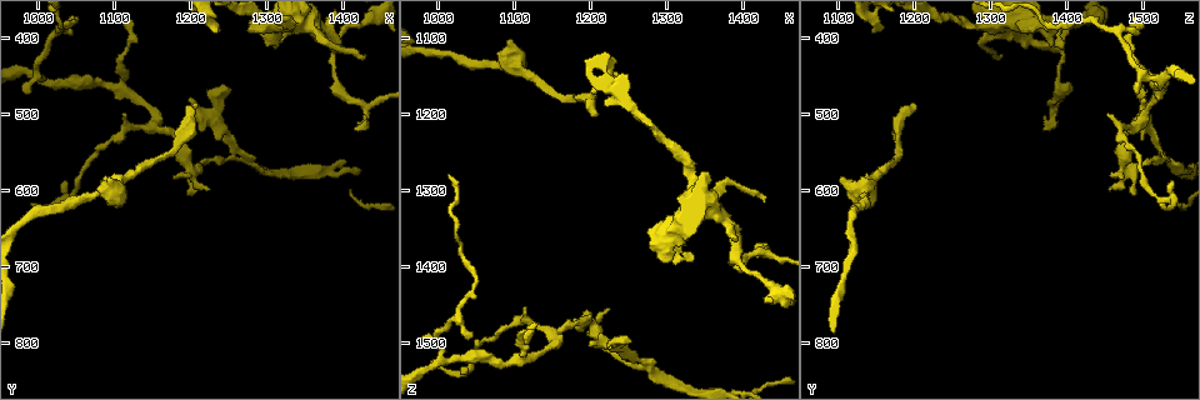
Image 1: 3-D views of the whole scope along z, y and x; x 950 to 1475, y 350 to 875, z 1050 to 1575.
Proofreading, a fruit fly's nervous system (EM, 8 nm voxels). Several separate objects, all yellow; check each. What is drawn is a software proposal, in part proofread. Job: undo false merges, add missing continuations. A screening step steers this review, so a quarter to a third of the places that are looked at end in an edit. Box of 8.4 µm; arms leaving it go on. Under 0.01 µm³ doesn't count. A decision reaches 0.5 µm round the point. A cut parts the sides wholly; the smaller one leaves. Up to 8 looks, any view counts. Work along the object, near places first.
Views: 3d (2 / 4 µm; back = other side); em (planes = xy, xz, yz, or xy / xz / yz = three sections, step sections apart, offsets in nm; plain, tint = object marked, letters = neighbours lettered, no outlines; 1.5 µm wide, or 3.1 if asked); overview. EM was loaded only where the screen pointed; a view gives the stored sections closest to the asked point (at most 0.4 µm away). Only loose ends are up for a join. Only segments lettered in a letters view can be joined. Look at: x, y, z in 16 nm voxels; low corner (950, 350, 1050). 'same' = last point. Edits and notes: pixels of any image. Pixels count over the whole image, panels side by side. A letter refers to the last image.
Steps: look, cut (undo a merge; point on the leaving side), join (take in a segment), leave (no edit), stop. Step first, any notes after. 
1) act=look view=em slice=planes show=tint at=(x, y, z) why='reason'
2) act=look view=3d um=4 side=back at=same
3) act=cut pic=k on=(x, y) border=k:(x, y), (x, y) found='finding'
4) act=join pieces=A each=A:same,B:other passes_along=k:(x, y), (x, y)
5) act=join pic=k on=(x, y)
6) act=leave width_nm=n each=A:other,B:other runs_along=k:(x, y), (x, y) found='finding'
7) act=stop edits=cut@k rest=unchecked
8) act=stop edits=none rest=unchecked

act=look view=3d um=2 at=(1070, 605, 1135) why='calibre changes'

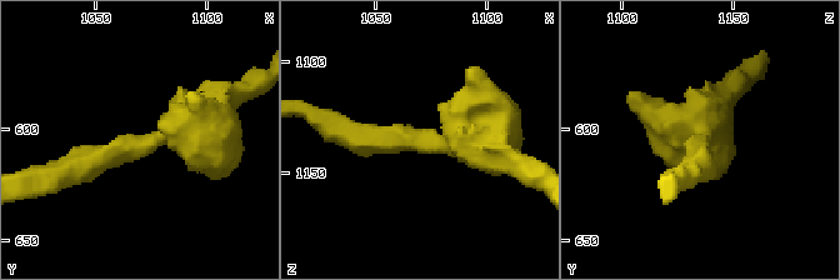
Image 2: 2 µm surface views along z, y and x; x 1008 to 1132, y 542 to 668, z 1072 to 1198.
act=look view=em slice=yz step=4 show=tint at=(1066, 607, 1135) arm_widths_nm=180,480 why='shape alone is not enough'

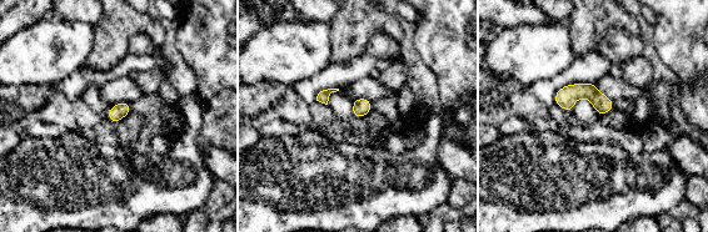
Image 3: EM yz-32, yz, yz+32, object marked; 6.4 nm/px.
act=look view=em slice=planes show=letters at=same

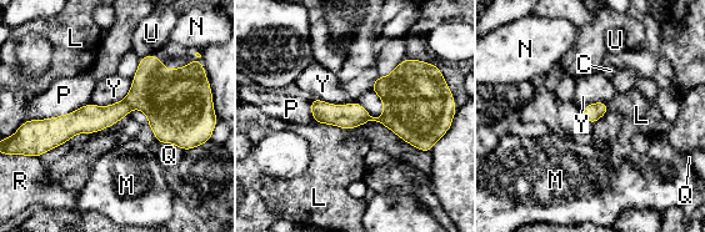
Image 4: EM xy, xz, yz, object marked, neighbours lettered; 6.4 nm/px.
act=leave each=C:other,L:other,M:other,N:other,P:other,Q:other,R:other,U:other,Y:other border=4:(133, 79), (121, 100), (91, 102) found='continuous, no second neuron'

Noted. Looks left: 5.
act=look view=3d um=4 at=(1110, 420, 1485) why='a narrow waist'

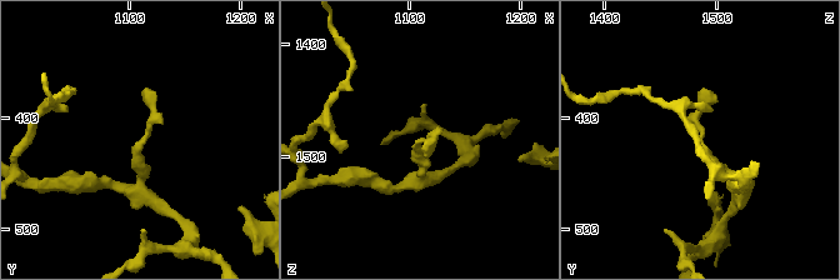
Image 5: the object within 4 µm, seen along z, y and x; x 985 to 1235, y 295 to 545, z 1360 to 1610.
act=look view=em slice=planes show=letters at=(1110, 418, 1488)

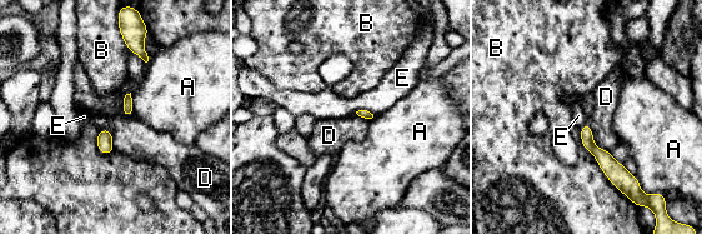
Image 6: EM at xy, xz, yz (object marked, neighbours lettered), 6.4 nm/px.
act=leave each=A:other,B:other,D:other,E:other border=6:(587, 122), (593, 143), (610, 152) found='one neuron here'

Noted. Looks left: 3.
act=look view=em slice=planes show=letters at=(1255, 465, 1495) why='tapers out'

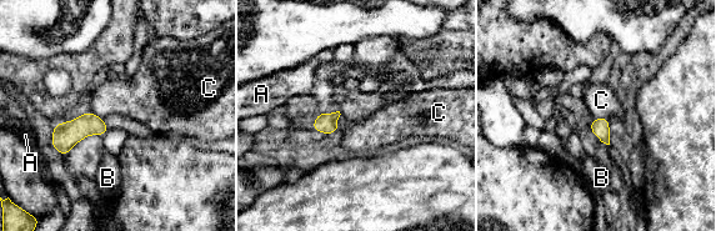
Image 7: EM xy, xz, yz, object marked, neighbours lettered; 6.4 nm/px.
act=leave each=A:other,B:other,C:other border=7:(340, 114), (338, 120), (339, 130) found='none of them fits'

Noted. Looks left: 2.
act=stop edits=none rest=unchecked

